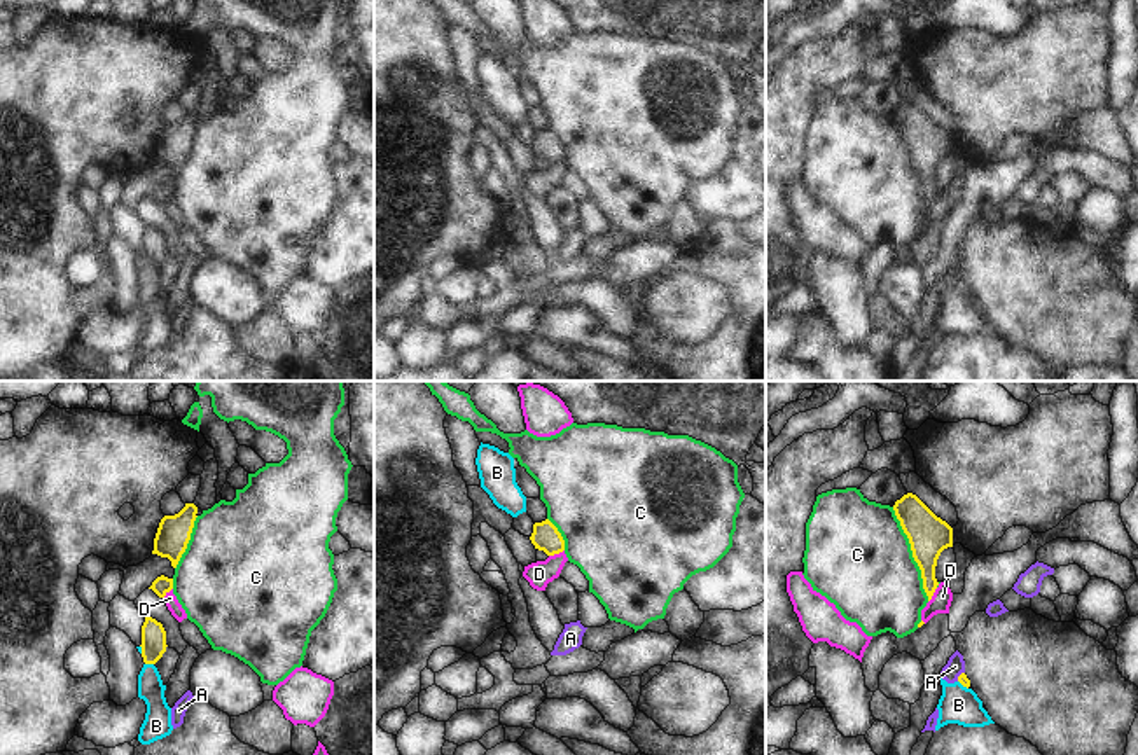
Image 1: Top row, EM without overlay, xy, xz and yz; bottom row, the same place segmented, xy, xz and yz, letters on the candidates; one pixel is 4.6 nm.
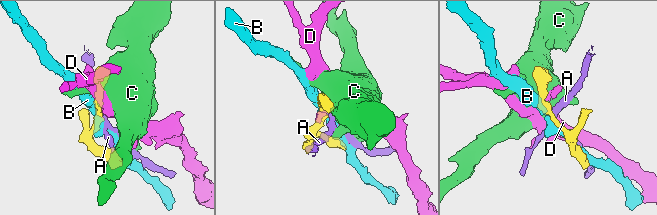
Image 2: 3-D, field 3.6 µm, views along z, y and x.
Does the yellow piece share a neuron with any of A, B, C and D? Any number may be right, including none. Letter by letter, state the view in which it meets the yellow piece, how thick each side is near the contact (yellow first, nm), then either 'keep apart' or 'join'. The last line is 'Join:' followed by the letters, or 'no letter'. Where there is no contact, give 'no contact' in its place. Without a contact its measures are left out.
A: meets yellow in yz; 50 nm thick on the yellow side, 90 nm on the other; keep apart
B: meets yellow in xy; 110 nm thick on the yellow side, 120 nm on the other; keep apart
C: meets yellow in yz; 190 nm thick on the yellow side, 480 nm on the other; keep apart
D: meets yellow in xz; 130 nm thick on the yellow side, 120 nm on the other; keep apart
Join: no letter

